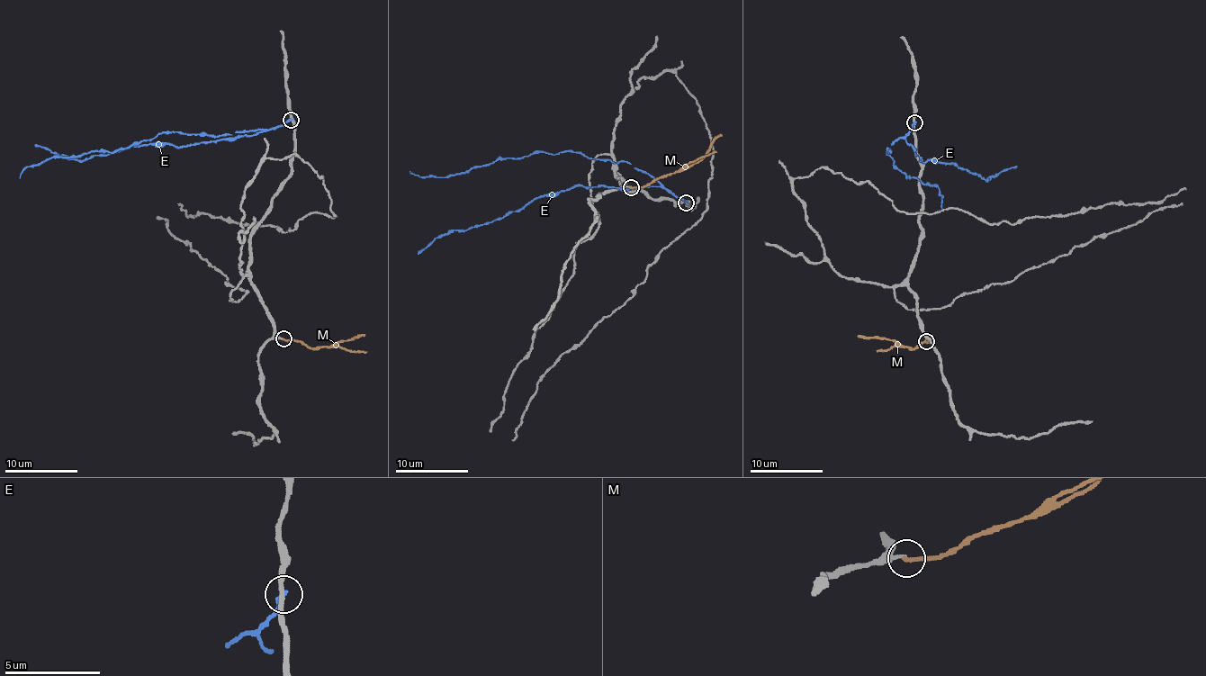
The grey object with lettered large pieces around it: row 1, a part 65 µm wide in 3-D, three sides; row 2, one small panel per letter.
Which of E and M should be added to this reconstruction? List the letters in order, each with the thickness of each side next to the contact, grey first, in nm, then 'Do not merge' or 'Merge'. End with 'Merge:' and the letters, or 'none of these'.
E: Thickness 280 nm (grey) against 240 nm. Do not merge
M: Thickness 190 nm (grey) against 240 nm. Merge
Merge: M

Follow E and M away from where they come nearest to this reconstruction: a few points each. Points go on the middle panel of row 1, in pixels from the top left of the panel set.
E: (687, 202), (624, 160), (592, 160), (575, 151), (534, 151), (439, 177), (420, 177), (410, 171)
M: (630, 186), (648, 185), (658, 177), (695, 165), (720, 133)

